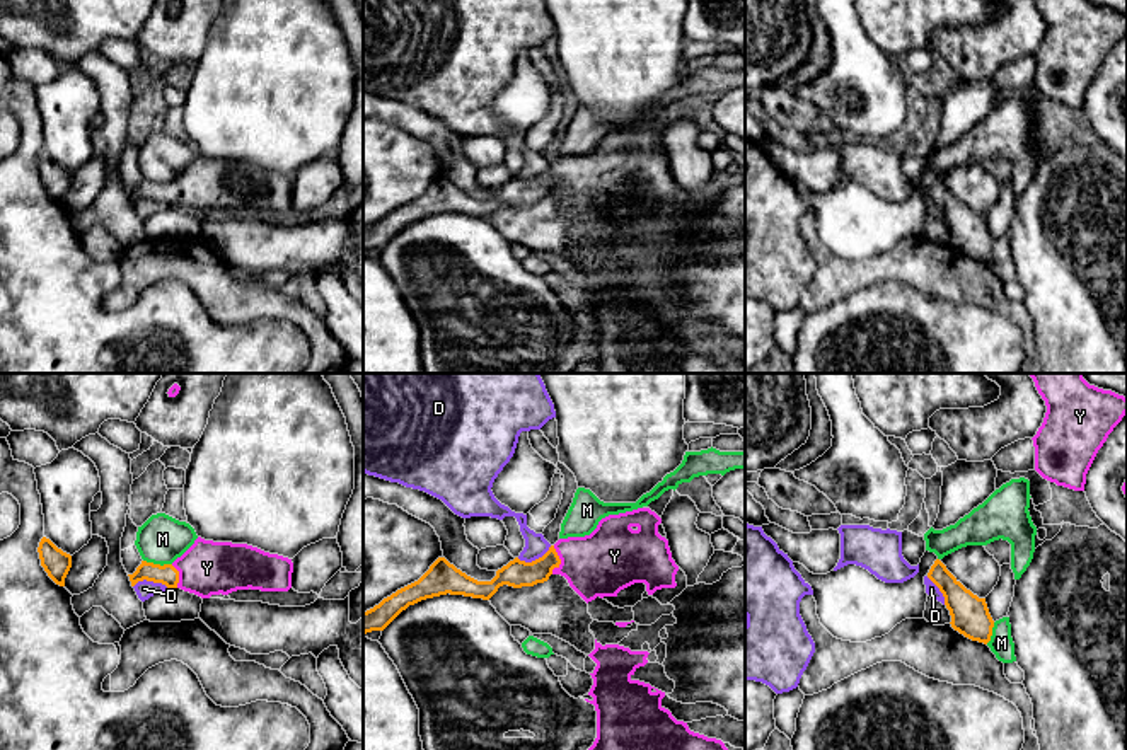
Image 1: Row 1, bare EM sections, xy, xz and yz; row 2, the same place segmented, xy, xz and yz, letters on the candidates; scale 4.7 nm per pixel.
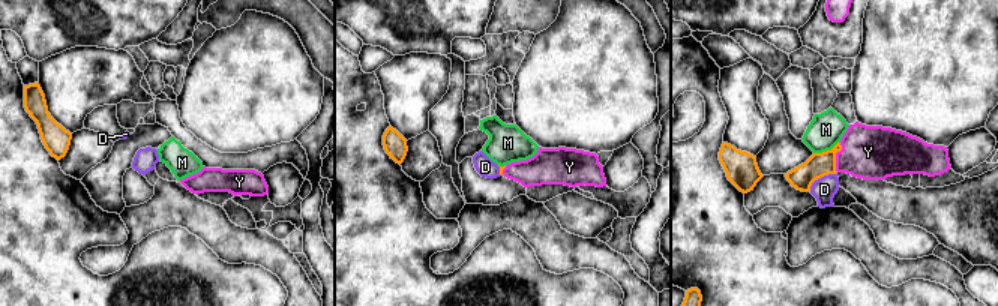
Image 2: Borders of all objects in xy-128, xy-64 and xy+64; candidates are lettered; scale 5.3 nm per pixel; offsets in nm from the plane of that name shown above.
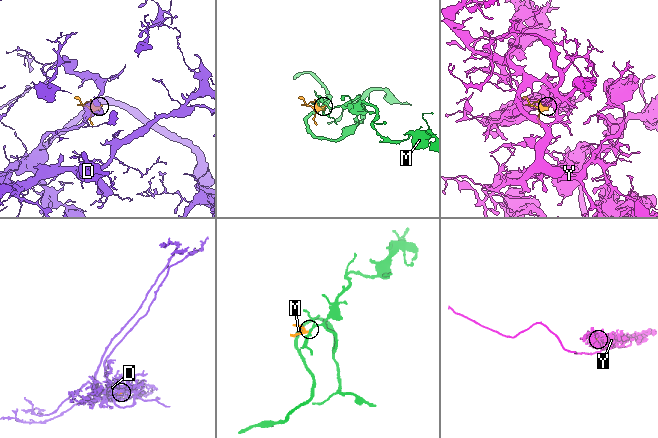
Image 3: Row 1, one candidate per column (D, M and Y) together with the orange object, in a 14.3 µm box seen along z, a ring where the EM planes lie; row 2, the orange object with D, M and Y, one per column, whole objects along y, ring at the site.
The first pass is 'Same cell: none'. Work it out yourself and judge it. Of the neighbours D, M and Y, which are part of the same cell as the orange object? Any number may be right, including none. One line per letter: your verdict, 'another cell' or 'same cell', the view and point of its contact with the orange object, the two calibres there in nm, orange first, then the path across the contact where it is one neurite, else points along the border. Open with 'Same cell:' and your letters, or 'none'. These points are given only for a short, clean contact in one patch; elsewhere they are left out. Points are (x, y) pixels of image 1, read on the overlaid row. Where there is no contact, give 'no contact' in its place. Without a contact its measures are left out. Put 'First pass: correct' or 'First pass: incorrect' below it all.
Same cell: Y
D: another cell; contact xz (536, 559); calibres 130 and 110 nm; border xz (551, 546), (531, 561), (517, 558)
M: another cell; contact xy (157, 565); calibres 100 and 220 nm
Y: same cell; contact xz (560, 559); calibres 130 and 300 nm; way xz (517, 573), (534, 573), (560, 559), (612, 558)
First pass: incorrect

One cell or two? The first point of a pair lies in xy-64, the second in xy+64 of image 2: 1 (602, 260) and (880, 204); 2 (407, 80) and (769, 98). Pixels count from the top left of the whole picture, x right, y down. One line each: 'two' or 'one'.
1: two
2: two

